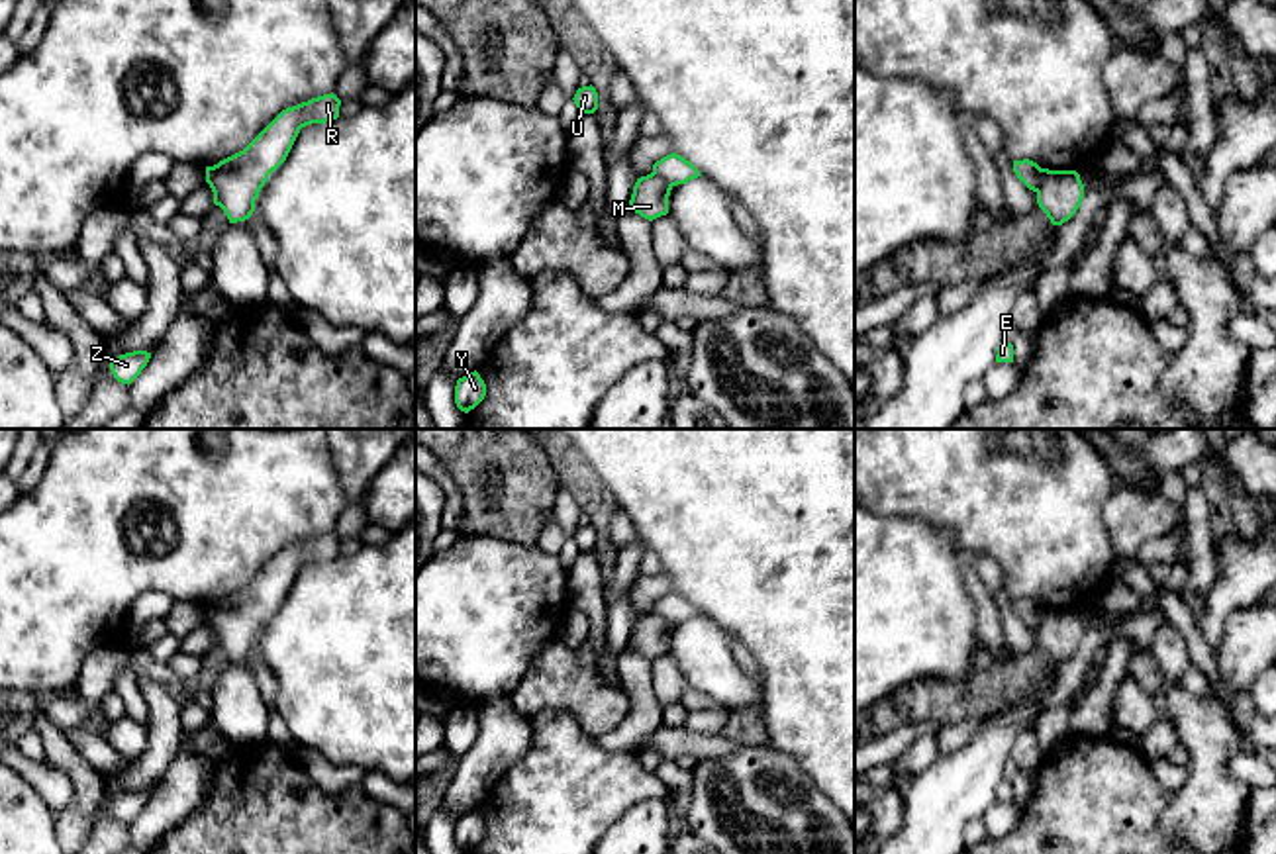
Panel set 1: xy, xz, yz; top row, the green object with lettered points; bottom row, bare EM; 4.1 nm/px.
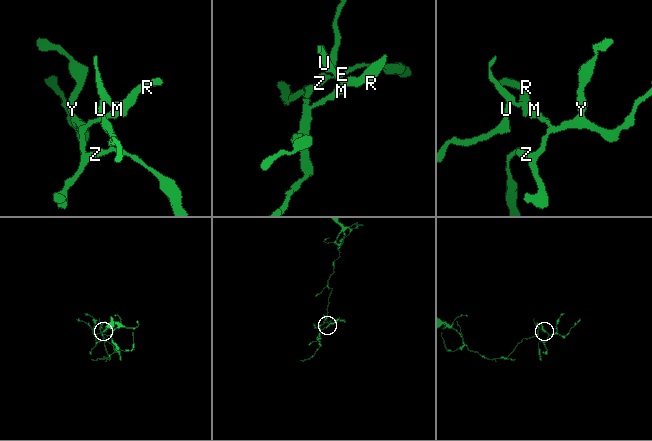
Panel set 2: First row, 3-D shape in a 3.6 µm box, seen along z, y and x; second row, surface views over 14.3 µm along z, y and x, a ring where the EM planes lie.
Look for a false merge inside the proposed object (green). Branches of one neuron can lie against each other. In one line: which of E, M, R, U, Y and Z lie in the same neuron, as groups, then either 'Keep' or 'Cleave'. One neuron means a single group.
Groups: E M Y Z / R U. Cleave

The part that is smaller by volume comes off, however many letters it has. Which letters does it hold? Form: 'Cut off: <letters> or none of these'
Cut off: E, M, Y, Z

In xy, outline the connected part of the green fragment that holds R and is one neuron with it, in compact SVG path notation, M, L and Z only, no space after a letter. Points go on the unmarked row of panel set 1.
M331 531L286 546L243 590L206 605L206 621L220 633L229 662L251 656L261 627L286 599L300 568L337 558L339 545Z

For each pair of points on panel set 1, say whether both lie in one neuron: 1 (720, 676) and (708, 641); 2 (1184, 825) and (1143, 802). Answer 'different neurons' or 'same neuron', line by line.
1: same neuron
2: different neurons

